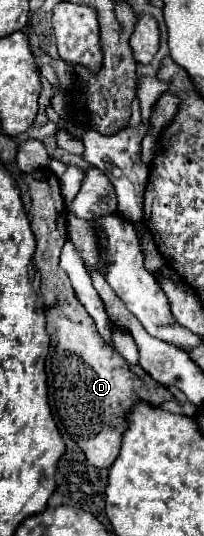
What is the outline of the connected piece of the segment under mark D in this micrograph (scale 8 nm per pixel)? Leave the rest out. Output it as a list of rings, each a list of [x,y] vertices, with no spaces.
[[[48,170],[32,174],[28,188],[32,208],[28,212],[32,232],[36,236],[34,264],[40,274],[40,292],[46,302],[46,322],[54,330],[56,346],[52,352],[52,386],[56,414],[70,438],[84,450],[88,462],[96,468],[110,468],[120,452],[122,432],[126,428],[126,412],[140,398],[154,406],[172,400],[166,386],[150,378],[138,364],[128,364],[96,330],[94,318],[78,302],[68,274],[58,266],[60,248],[66,242],[66,206],[60,194],[60,182]]]

